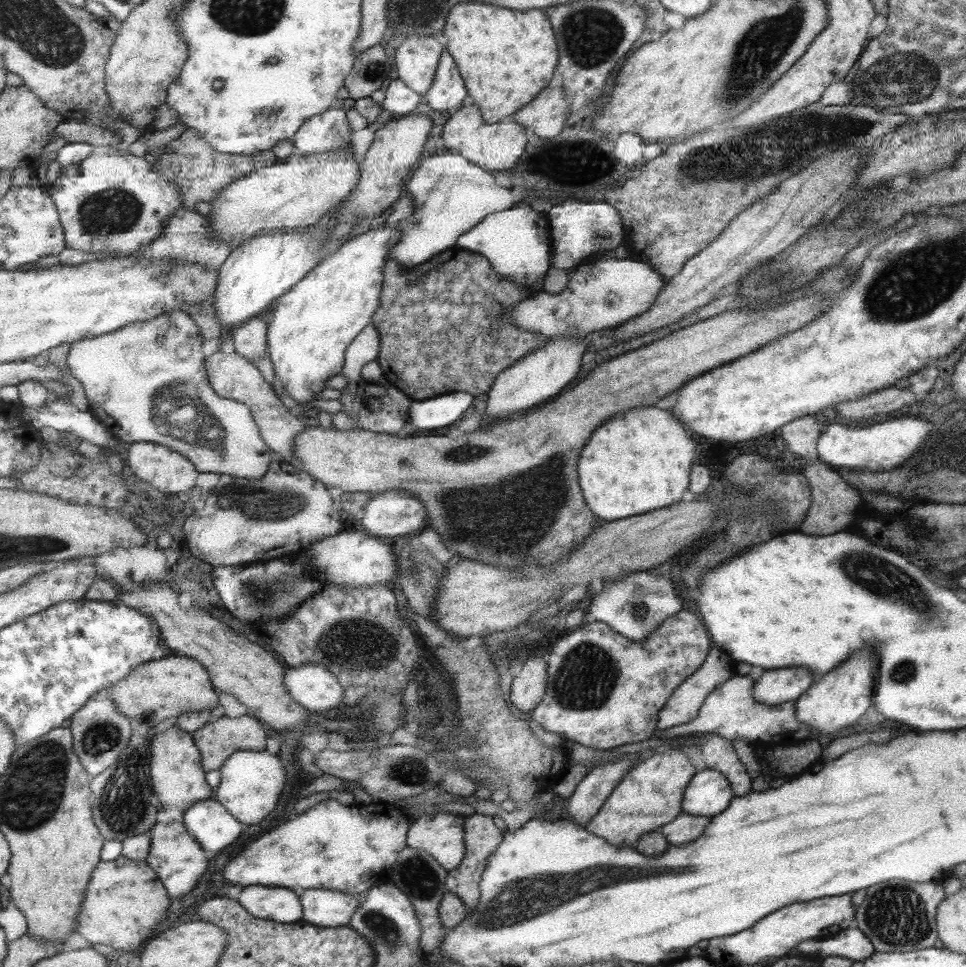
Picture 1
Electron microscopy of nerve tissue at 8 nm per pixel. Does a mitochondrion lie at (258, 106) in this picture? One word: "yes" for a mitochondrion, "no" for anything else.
no

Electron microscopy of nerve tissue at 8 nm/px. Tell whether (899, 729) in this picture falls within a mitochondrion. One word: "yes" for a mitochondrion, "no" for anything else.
no

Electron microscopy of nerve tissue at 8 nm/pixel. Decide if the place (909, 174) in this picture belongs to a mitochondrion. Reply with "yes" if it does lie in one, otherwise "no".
no

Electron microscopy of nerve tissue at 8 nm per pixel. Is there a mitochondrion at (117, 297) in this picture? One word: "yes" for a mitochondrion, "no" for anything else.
no

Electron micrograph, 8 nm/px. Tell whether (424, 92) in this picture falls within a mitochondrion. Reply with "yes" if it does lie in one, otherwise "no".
no

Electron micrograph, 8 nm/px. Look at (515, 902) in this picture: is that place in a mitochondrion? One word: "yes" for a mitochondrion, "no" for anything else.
yes

